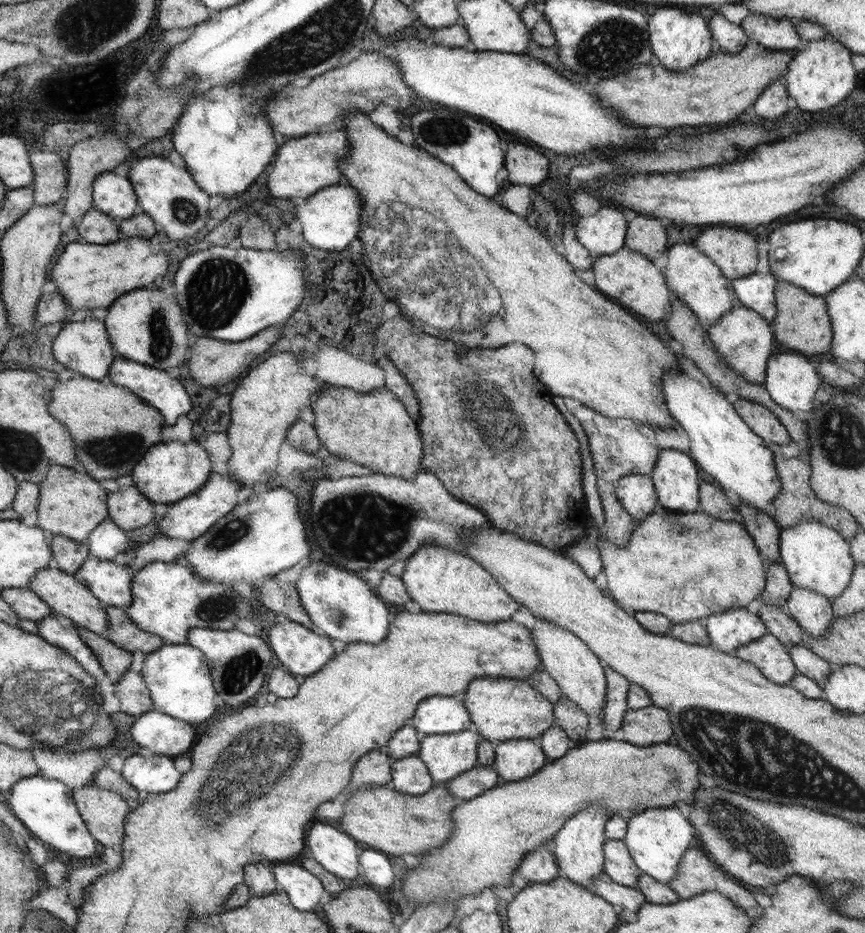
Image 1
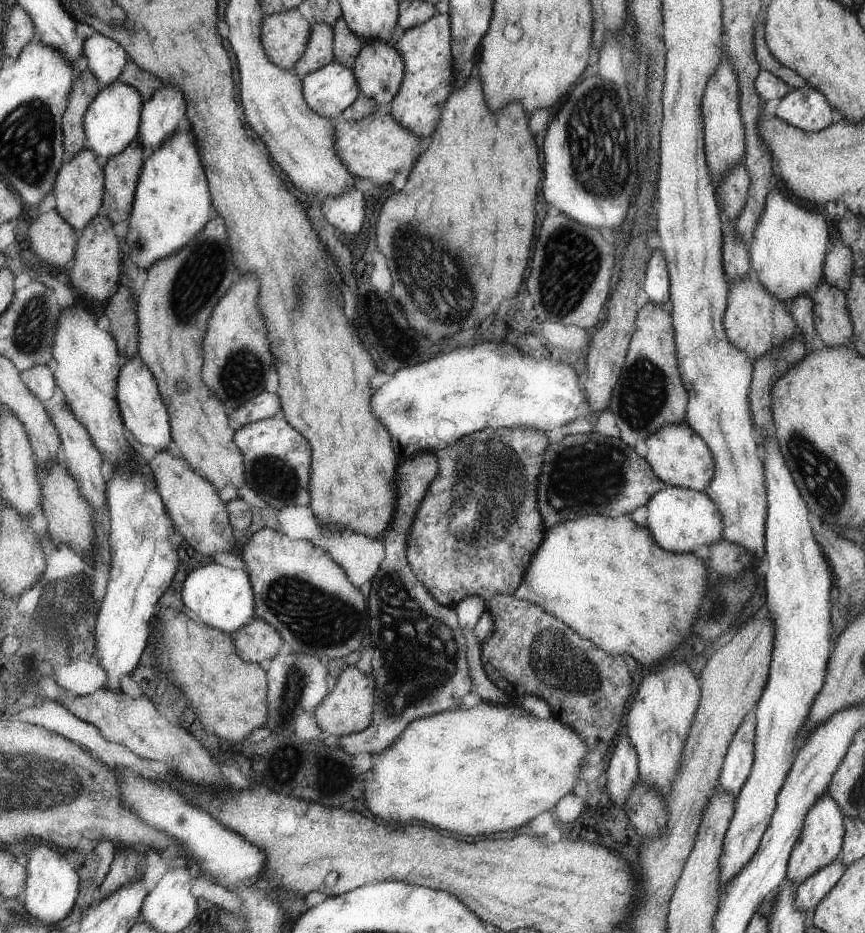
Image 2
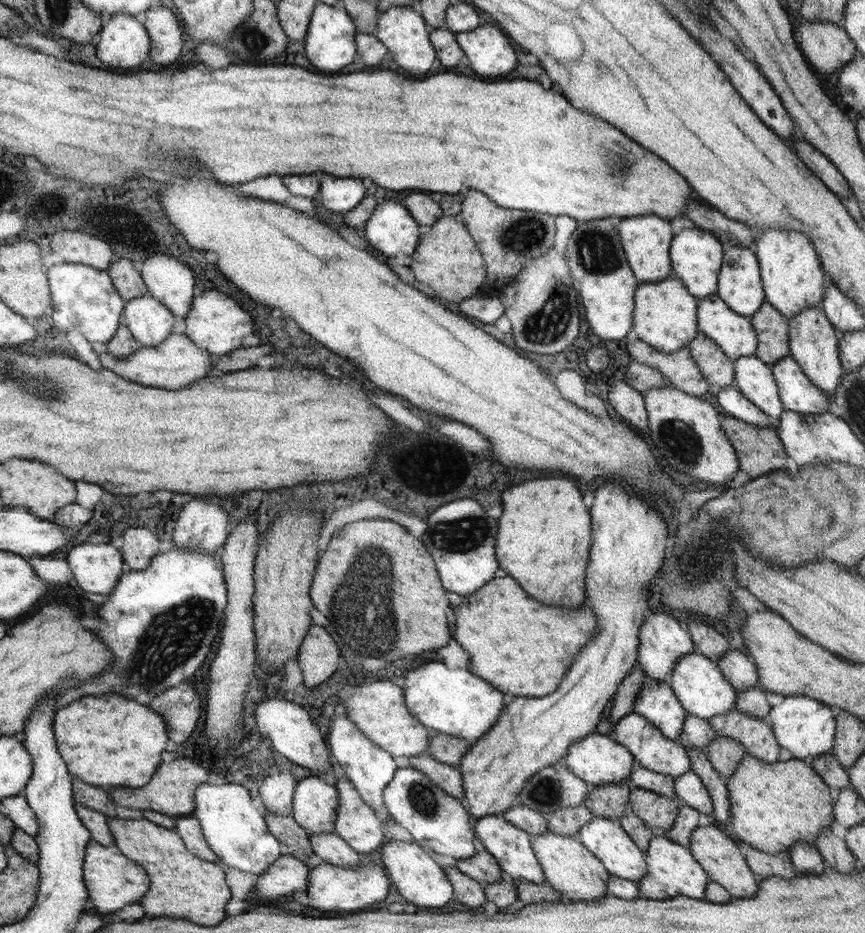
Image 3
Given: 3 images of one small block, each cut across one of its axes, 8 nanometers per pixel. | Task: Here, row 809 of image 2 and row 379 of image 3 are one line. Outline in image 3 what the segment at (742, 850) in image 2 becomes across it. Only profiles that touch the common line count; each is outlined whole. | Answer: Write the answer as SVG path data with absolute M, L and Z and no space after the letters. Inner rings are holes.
M756 355L740 357L736 362L736 387L756 407L760 407L774 421L785 413L785 406L778 394L773 367Z

